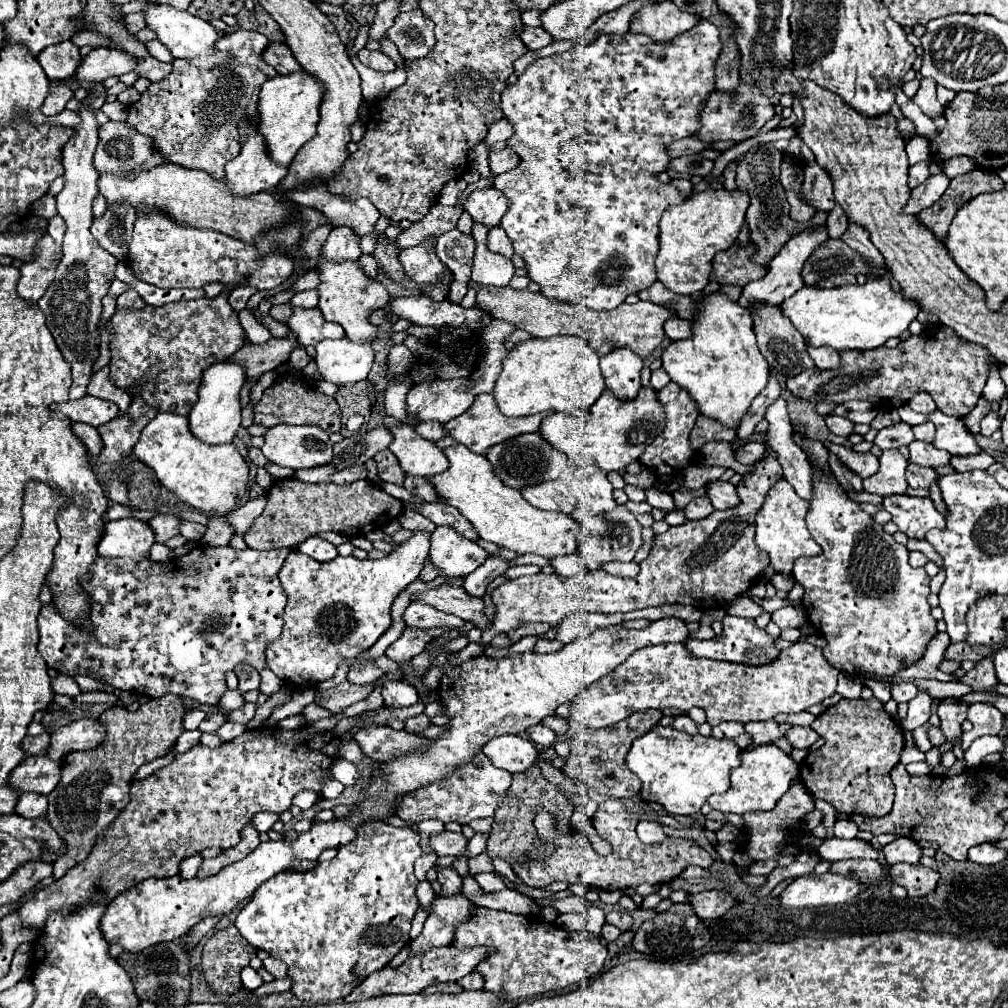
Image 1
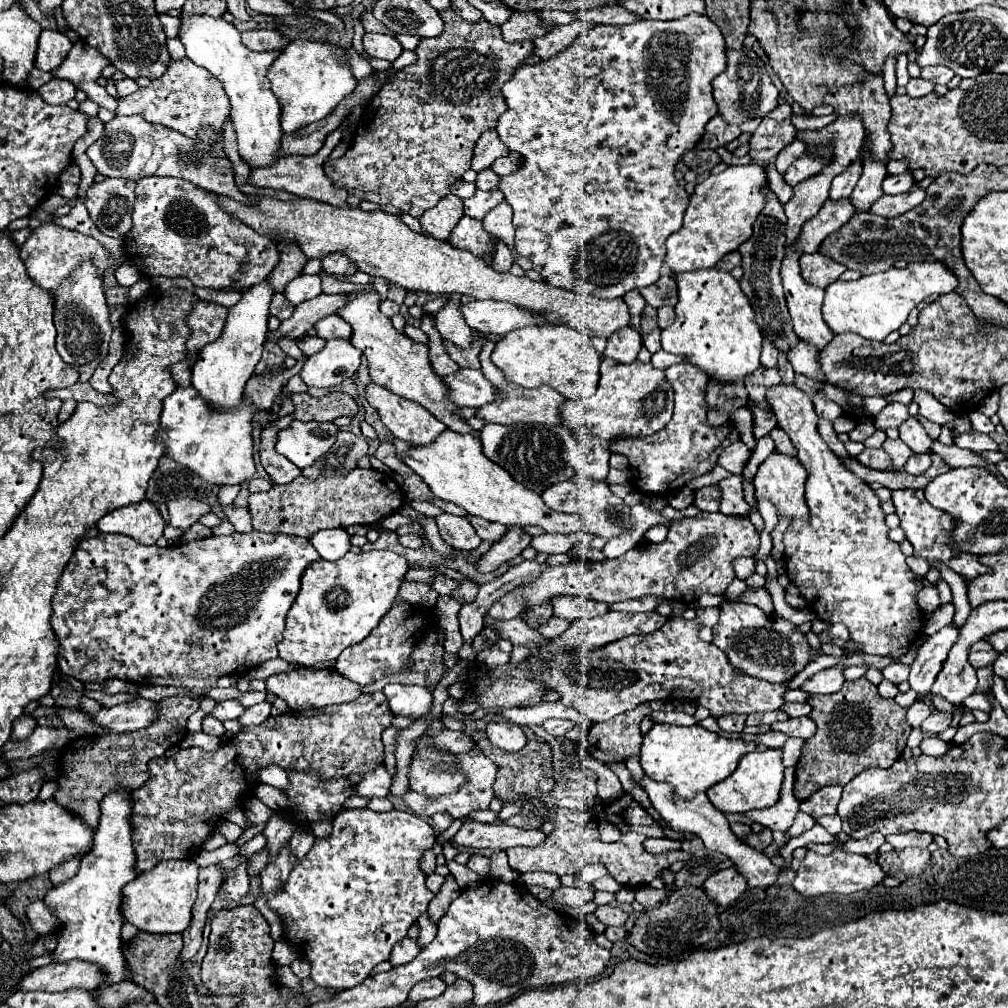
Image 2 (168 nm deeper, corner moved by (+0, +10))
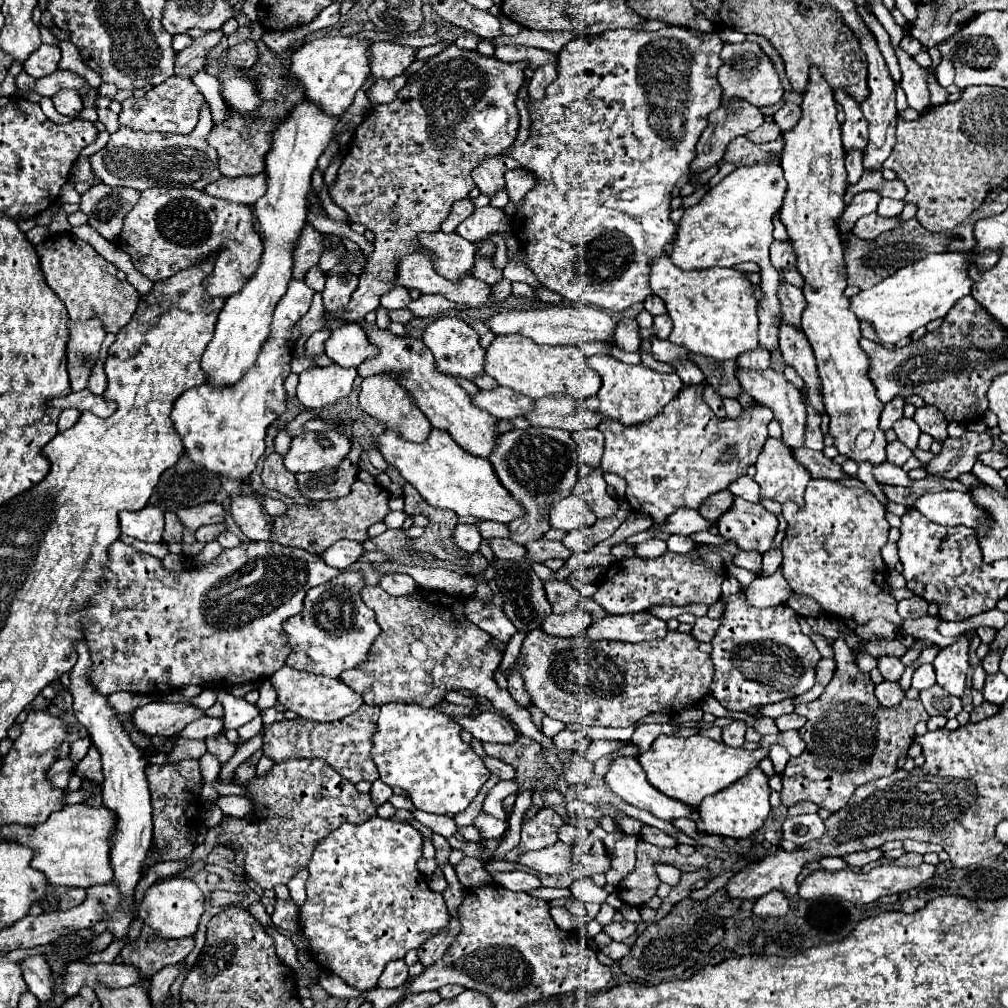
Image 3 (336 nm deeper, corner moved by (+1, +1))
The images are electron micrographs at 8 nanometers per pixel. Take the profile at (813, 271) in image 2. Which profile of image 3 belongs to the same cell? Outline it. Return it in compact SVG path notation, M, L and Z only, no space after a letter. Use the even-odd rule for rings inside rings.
M787 267L785 271L783 271L783 275L781 275L781 281L783 283L789 283L789 285L795 285L795 287L803 287L803 277L801 277L801 273L795 269L795 267Z

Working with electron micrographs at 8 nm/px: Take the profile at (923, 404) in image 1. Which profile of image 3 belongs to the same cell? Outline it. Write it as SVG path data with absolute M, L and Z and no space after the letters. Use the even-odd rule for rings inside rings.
M925 405L921 409L915 411L913 419L917 421L919 429L927 435L931 435L935 441L943 443L947 439L947 421L941 415L941 411L937 411L937 407L933 405Z

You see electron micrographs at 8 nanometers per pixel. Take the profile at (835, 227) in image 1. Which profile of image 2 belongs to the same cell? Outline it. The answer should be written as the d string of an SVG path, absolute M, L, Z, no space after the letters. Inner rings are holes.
M858 158L856 162L852 162L852 164L848 166L848 170L844 170L840 176L834 178L832 188L830 188L830 198L834 198L834 200L838 200L838 198L848 198L850 192L854 190L854 186L856 186L860 174L862 174L862 162L860 162L860 158Z

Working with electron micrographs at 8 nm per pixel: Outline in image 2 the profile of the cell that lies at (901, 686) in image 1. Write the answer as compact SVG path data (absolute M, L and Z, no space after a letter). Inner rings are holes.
M890 664L890 666L886 666L886 668L882 670L884 678L890 680L892 684L896 684L896 686L898 686L900 682L906 682L908 672L910 672L910 668L908 668L906 664Z

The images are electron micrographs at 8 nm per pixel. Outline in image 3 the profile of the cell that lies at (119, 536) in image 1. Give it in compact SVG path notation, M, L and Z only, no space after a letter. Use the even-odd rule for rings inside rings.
M147 505L145 509L135 513L123 511L119 515L119 523L121 523L121 533L147 543L159 543L165 525L163 511L153 505Z

